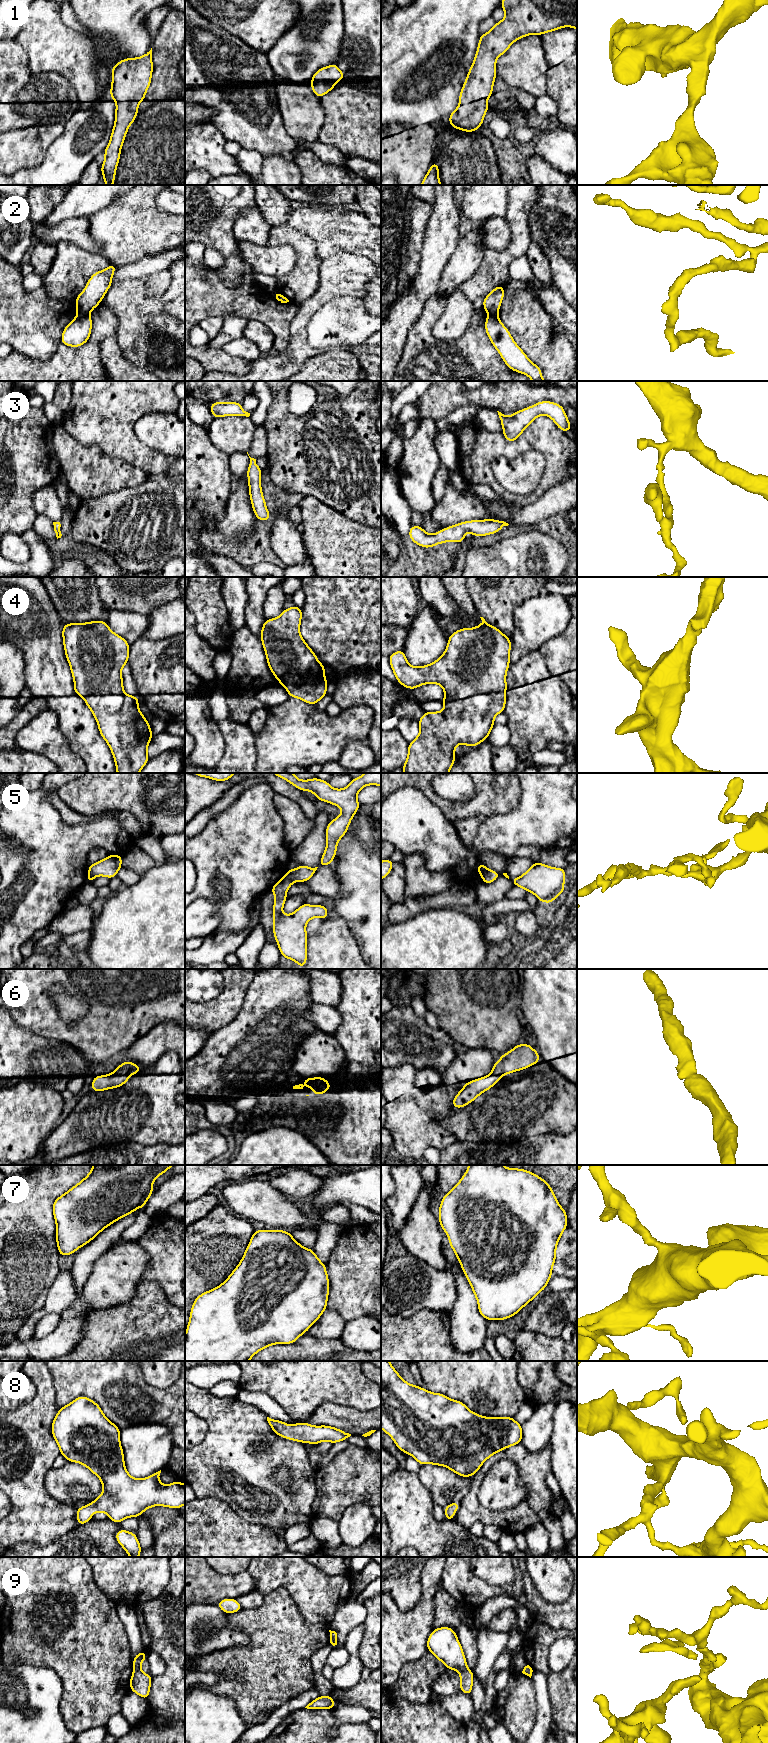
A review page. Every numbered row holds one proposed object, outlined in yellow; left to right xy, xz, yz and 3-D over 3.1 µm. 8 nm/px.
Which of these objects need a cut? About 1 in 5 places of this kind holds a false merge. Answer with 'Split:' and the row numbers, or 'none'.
Split: 2, 5, 9

